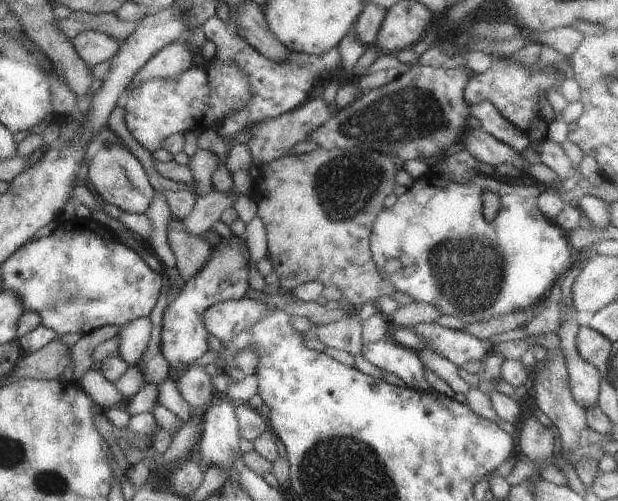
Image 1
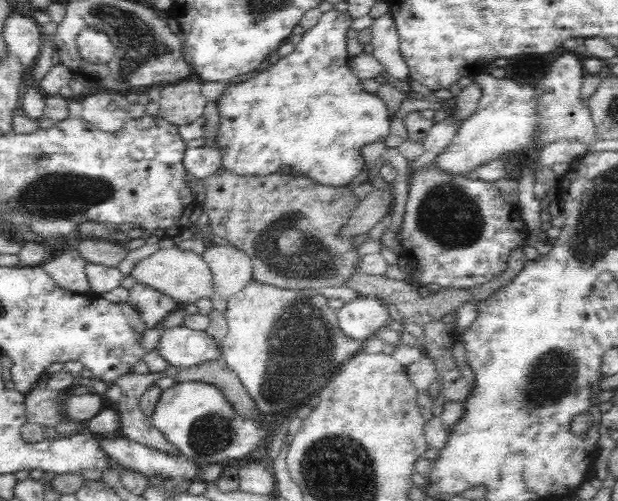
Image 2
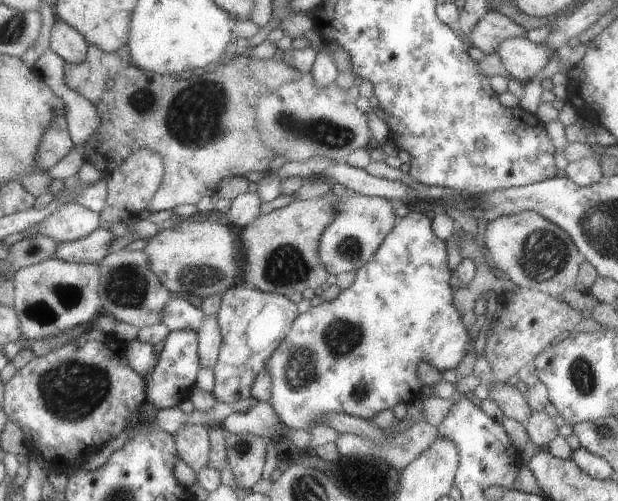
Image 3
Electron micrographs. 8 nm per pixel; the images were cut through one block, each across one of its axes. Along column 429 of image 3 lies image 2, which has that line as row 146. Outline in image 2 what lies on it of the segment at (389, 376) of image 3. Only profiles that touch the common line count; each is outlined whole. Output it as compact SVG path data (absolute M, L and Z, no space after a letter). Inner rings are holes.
M324 12L320 20L303 34L302 39L295 45L292 53L285 57L280 57L275 64L271 64L266 70L258 73L256 76L243 82L230 84L225 88L224 94L214 100L219 110L219 125L216 142L213 146L220 149L220 153L222 153L221 166L224 170L235 172L242 176L256 176L256 174L280 173L280 170L284 170L284 168L286 170L292 168L293 173L298 172L299 174L308 175L313 182L334 187L347 186L354 180L355 176L360 174L360 171L365 168L361 153L362 148L374 142L384 143L388 132L390 132L390 118L392 114L388 113L388 107L376 94L364 91L361 80L354 75L354 71L349 67L348 61L350 56L347 54L346 32L350 30L352 20L346 14L328 14Z

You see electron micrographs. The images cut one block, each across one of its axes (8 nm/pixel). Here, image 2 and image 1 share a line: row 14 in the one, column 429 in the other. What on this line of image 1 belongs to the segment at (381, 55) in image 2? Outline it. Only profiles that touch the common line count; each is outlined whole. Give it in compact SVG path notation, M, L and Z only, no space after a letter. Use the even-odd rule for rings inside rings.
M380 340L370 344L361 342L360 354L384 372L401 378L406 387L422 391L432 389L424 376L424 365L414 349Z

